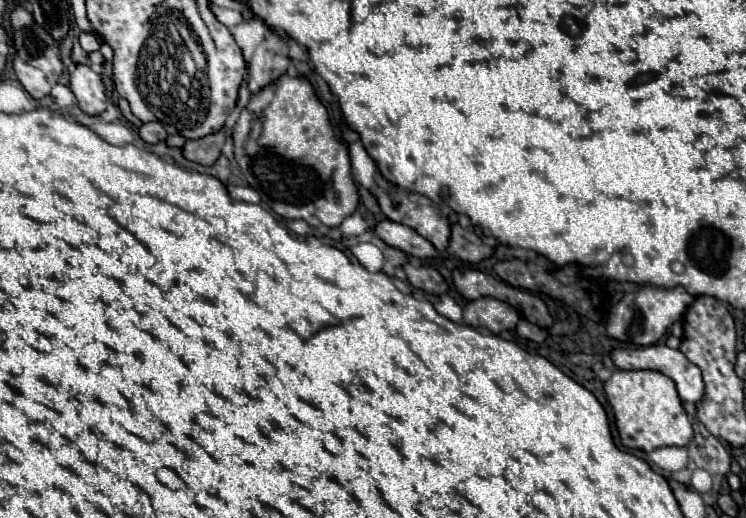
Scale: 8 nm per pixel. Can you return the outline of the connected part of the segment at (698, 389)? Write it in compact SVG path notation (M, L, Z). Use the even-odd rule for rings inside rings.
M665 343L639 349L613 349L611 359L619 369L655 369L671 377L683 401L697 403L703 399L701 371L679 349L671 349Z

